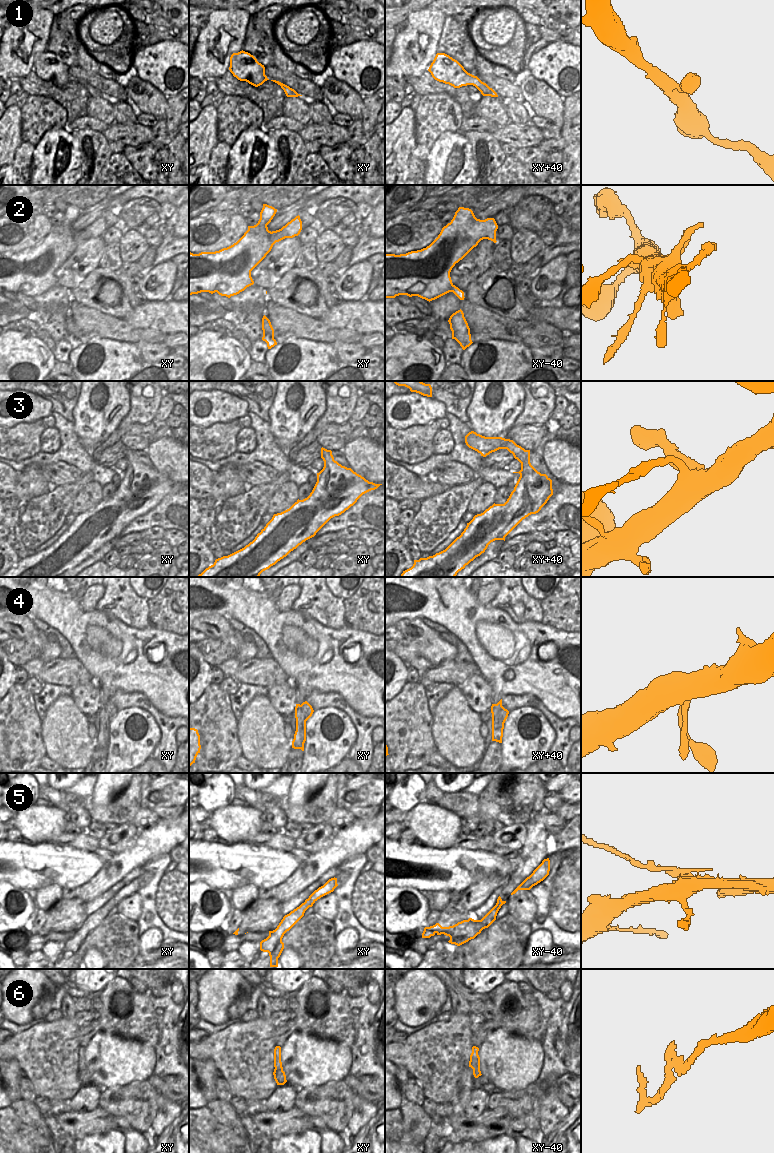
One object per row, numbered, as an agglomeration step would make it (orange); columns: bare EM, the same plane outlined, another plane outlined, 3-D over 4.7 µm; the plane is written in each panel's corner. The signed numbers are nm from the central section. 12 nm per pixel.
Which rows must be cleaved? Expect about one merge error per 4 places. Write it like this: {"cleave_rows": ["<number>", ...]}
{"cleave_rows": ["5", "6"]}

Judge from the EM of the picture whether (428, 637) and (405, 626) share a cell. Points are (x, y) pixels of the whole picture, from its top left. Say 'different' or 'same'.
same

